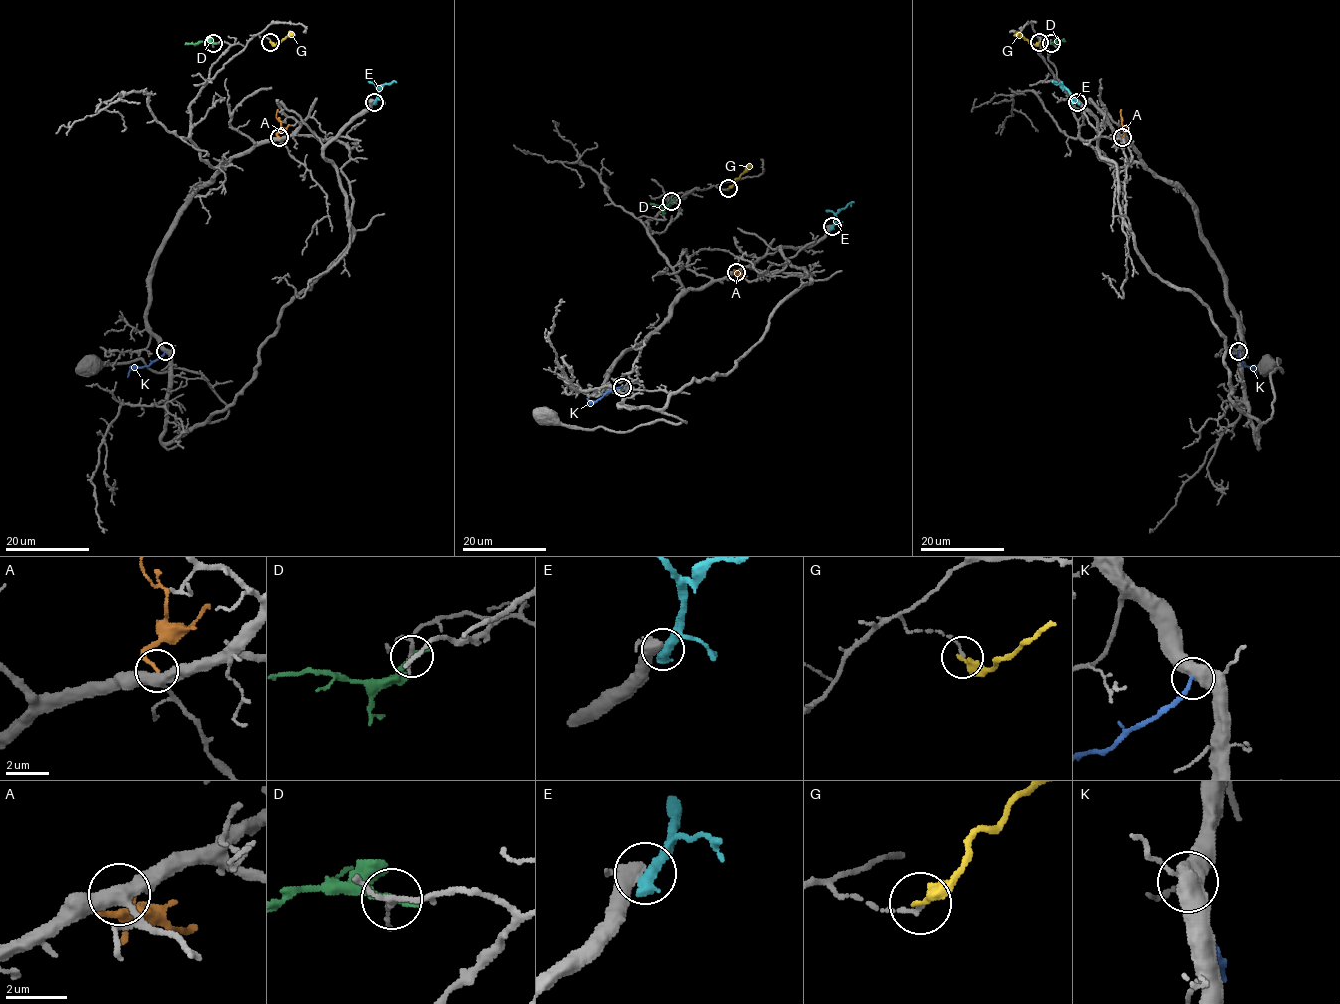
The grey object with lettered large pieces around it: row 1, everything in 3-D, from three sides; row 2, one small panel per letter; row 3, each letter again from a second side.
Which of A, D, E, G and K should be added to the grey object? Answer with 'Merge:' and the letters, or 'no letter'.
Merge: no letter

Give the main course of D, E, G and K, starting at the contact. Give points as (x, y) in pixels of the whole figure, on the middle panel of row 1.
D: (671, 201), (667, 205), (642, 205)
E: (832, 227), (836, 214), (854, 201)
G: (728, 189), (751, 163)
K: (622, 388), (615, 388), (585, 405)

